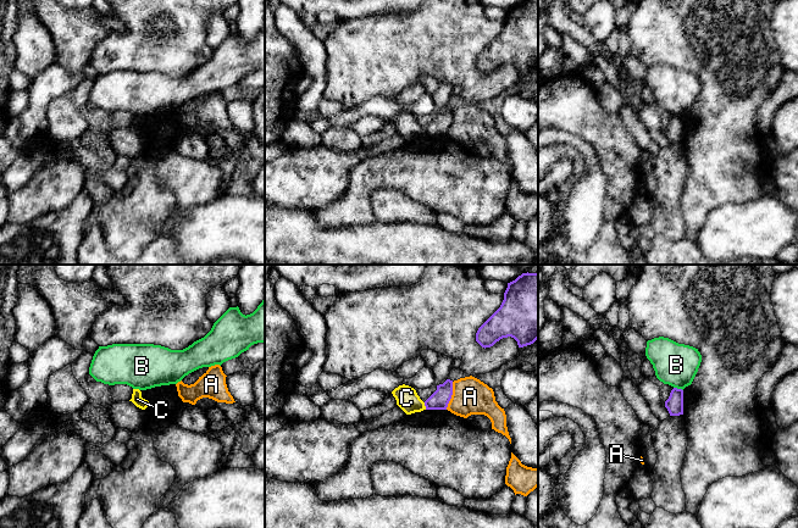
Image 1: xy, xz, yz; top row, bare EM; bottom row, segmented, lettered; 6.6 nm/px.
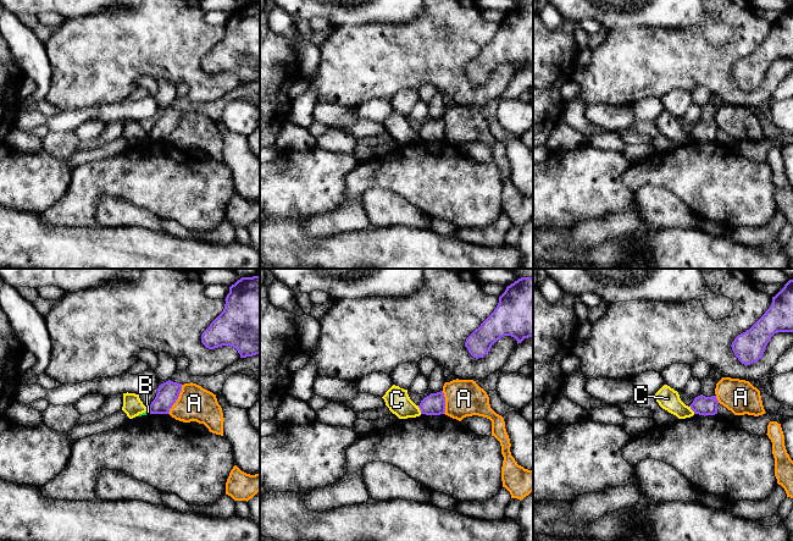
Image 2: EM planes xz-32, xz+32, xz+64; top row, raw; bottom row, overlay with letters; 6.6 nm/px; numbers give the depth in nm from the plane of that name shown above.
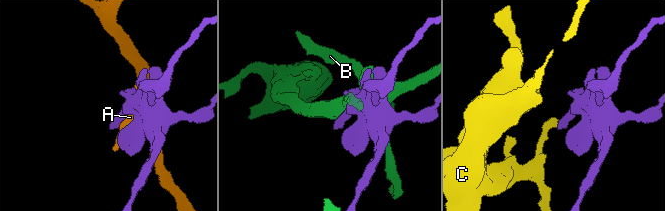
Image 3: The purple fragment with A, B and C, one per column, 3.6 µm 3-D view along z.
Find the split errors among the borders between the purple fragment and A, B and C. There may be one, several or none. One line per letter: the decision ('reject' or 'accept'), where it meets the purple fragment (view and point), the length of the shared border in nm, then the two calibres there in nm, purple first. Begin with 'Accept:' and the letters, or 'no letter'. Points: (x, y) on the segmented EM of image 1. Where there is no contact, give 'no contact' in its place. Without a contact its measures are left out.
Accept: no letter
A: reject; meets purple in xz at (452, 394); contact 190 nm long; 120 nm thick on the purple side, 240 nm on the other
B: reject; meets purple in yz at (679, 389); contact 70 nm long; 110 nm thick on the purple side, 280 nm on the other
C: reject; meets purple in xz at (425, 405); contact 50 nm long; 120 nm thick on the purple side, 150 nm on the other

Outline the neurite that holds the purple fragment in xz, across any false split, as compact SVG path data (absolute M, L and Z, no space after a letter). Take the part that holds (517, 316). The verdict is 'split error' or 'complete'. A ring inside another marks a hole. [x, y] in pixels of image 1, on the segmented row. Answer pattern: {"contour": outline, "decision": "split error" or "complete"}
{"contour": "M522 273L508 283L500 307L478 328L476 341L486 349L508 337L514 338L519 348L538 339L538 273Z", "decision": "complete"}

